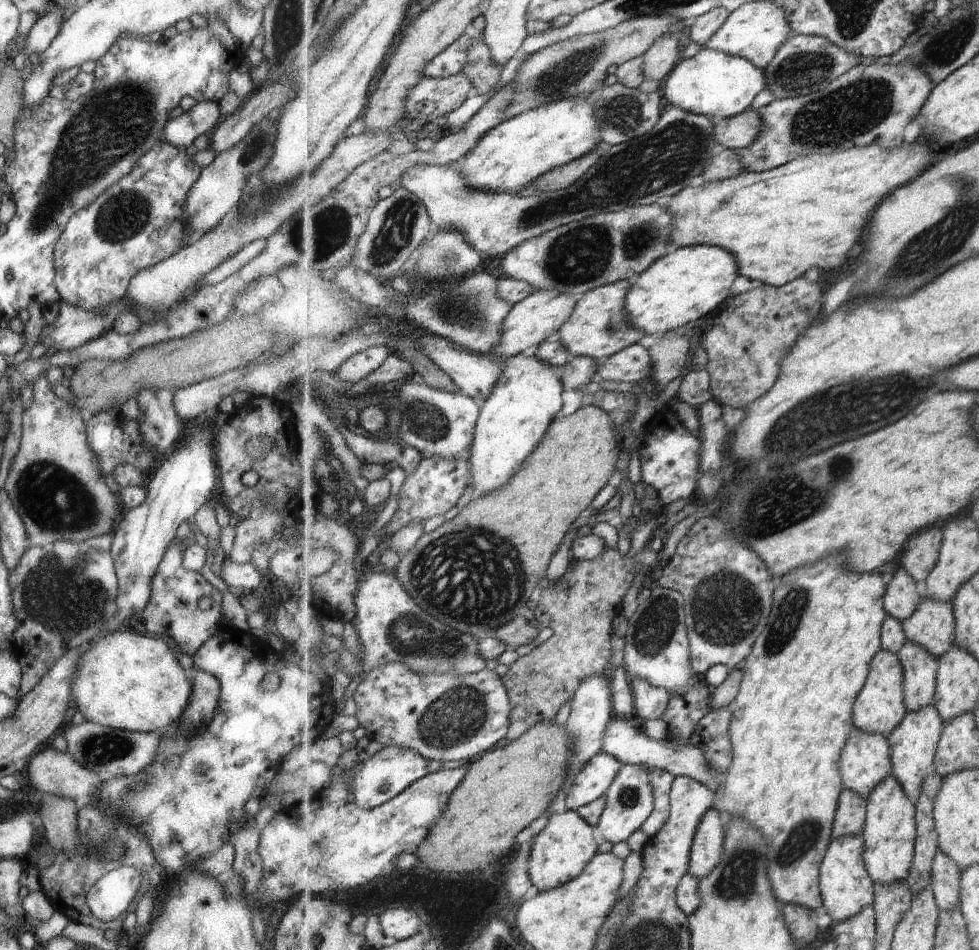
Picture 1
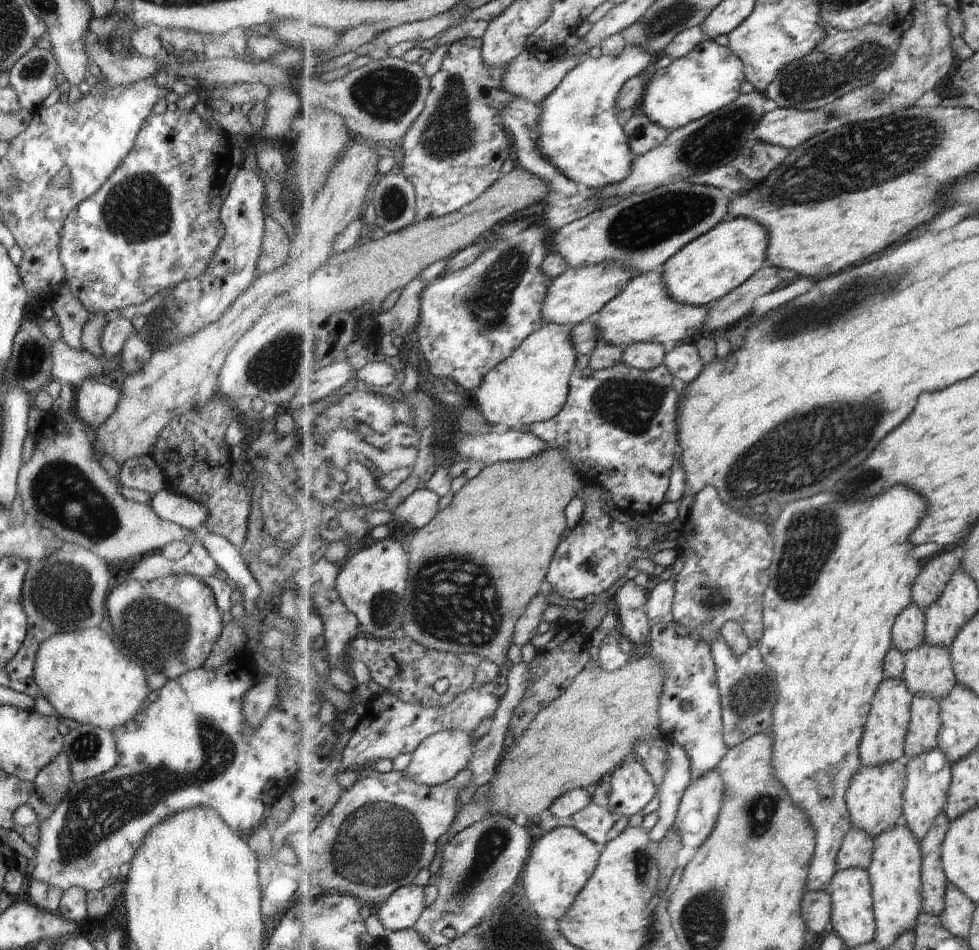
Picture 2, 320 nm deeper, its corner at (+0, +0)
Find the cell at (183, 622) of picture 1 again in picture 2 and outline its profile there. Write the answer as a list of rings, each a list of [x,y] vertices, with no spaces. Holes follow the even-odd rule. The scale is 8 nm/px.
[[[167,575],[150,581],[121,577],[119,584],[107,594],[104,607],[109,616],[111,632],[121,642],[125,656],[141,664],[147,664],[144,667],[149,672],[163,674],[166,681],[185,671],[201,667],[213,646],[213,641],[222,631],[221,611],[215,606],[211,590],[201,579],[191,575]]]

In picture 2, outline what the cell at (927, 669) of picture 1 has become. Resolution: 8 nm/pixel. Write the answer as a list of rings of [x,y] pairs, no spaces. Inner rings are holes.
[[[914,696],[912,724],[906,741],[906,761],[938,748],[942,725],[940,710],[940,701],[935,697]]]

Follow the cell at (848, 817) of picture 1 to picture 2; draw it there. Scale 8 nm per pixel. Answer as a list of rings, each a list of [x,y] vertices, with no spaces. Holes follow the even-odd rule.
[[[852,825],[852,829],[844,838],[844,844],[837,857],[837,870],[854,868],[868,870],[873,862],[874,850],[874,838],[870,837],[864,830]]]

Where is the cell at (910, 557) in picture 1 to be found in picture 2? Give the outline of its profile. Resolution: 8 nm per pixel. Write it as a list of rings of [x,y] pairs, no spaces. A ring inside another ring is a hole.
[[[954,551],[937,555],[923,563],[916,584],[912,588],[912,599],[923,610],[928,609],[944,593],[954,574],[961,568],[963,558]]]

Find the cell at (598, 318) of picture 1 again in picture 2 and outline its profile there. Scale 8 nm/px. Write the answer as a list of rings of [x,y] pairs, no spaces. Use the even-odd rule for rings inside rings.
[[[659,272],[639,273],[600,313],[572,326],[572,341],[580,354],[592,354],[602,343],[621,347],[640,342],[659,343],[666,347],[685,342],[697,332],[703,332],[710,313],[709,306],[693,306],[677,302],[669,293],[664,276]]]

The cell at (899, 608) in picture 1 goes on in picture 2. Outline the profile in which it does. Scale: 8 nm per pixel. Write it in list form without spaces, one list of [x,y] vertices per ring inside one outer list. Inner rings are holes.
[[[913,603],[904,610],[893,627],[894,646],[903,654],[919,648],[926,642],[925,610]]]

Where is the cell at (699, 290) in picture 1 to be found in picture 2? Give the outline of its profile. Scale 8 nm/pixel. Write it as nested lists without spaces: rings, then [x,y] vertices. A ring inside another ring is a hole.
[[[728,217],[713,230],[696,238],[665,264],[661,274],[668,293],[680,303],[709,306],[744,285],[768,263],[770,232],[760,222],[747,217]]]

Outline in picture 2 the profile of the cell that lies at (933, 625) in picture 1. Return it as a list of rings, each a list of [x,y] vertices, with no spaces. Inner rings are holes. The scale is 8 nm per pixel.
[[[925,642],[904,655],[904,680],[915,695],[941,700],[959,684],[949,647],[934,647]]]

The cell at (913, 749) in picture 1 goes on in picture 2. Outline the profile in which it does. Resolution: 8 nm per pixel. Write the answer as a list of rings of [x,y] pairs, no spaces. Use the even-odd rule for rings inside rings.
[[[933,749],[906,761],[908,785],[904,792],[903,822],[913,831],[921,843],[932,829],[933,821],[945,812],[948,804],[948,792],[952,786],[952,762],[941,749]]]

